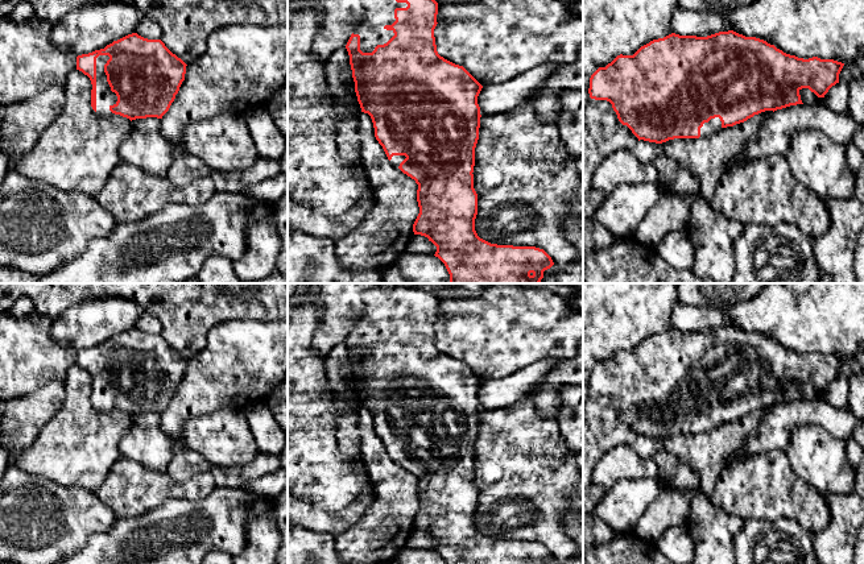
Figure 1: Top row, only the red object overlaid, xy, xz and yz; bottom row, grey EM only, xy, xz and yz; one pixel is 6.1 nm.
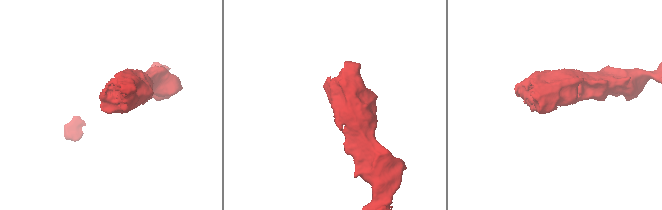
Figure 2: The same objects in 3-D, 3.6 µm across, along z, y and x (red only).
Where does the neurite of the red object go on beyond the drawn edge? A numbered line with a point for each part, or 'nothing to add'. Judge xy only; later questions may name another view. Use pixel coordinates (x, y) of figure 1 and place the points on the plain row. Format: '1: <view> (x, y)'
1: xy (104, 392)

